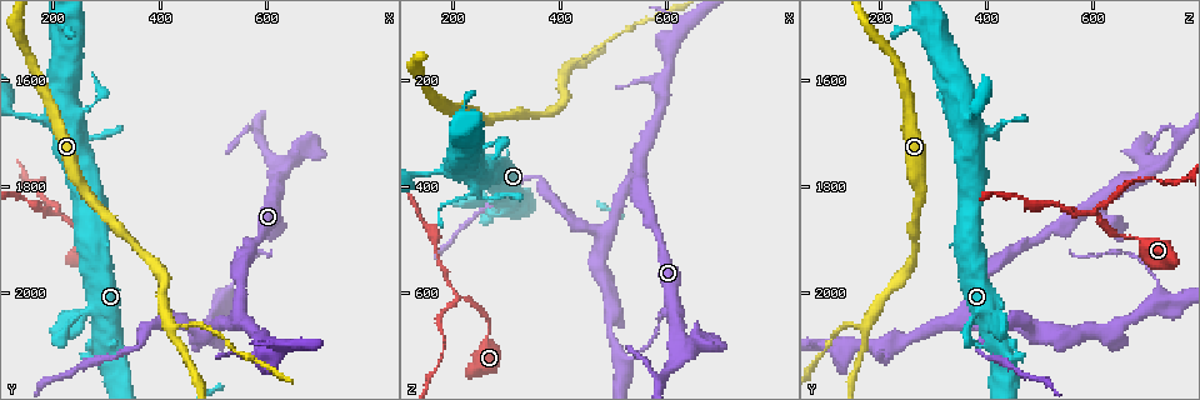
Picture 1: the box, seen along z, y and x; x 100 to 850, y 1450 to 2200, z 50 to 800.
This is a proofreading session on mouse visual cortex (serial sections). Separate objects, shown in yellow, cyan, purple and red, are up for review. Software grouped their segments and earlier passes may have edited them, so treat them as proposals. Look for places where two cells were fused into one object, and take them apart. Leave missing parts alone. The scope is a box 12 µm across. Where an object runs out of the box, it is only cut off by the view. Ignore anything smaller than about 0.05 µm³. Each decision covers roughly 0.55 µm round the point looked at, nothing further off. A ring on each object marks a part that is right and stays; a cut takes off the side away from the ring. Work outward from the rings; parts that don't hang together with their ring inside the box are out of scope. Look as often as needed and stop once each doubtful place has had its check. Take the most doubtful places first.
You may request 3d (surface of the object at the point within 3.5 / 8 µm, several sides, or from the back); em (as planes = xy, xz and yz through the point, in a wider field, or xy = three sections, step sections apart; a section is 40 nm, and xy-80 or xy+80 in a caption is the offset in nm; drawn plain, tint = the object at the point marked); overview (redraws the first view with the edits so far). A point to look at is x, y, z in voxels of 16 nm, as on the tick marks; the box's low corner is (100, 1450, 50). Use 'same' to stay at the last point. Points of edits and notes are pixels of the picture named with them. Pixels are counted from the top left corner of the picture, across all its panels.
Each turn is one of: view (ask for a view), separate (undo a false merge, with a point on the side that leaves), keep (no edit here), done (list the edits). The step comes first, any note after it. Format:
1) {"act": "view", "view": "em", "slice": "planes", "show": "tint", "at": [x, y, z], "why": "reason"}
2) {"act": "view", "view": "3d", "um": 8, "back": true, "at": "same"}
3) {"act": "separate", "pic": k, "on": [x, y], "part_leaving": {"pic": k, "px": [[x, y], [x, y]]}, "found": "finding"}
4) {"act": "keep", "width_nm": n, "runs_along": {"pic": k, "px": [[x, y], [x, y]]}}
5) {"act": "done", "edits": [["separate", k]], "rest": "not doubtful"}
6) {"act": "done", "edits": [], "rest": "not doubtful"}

{"act": "view", "view": "3d", "um": 8, "at": [360, 2105, 380], "why": "abrupt turn"}

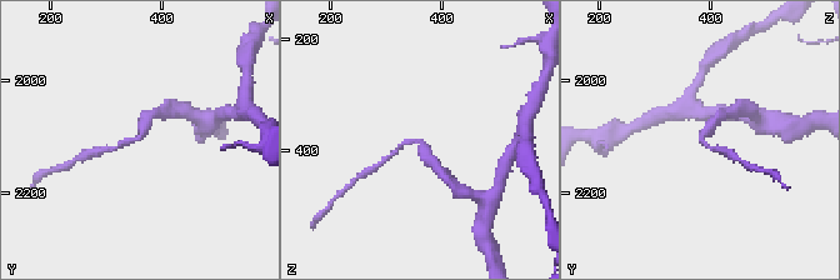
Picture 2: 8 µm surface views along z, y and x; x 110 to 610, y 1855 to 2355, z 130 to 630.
{"act": "view", "view": "em", "slice": "xy", "step": 3, "show": "tint", "at": [355, 2100, 380], "arm_widths_nm": [150, 350]}

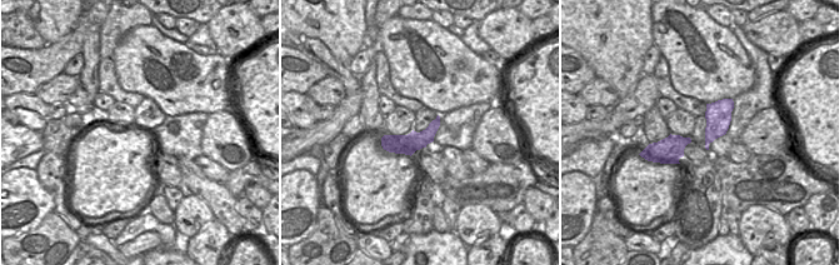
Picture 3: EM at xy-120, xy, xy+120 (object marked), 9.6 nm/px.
{"act": "keep", "runs_along": {"pic": 2, "px": [[153, 115], [141, 136], [109, 148]]}, "found": "continuous, no second cell"}

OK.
{"act": "view", "view": "3d", "um": 3.5, "back": true, "at": [420, 2060, 175], "why": "small branch off a trunk"}

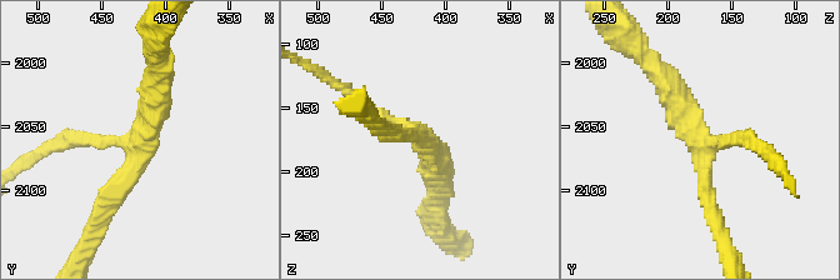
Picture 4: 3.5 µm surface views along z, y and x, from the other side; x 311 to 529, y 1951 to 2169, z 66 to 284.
{"act": "view", "view": "em", "slice": "planes", "show": "tint", "at": [422, 2064, 170], "arms": 3, "arm_widths_nm": [150, 250, 350]}

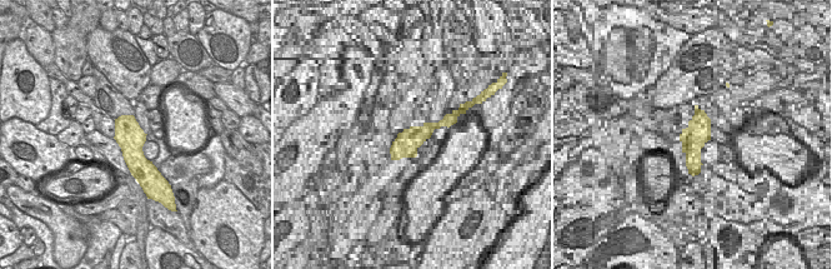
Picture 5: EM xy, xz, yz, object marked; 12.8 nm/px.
{"act": "keep", "runs_along": {"pic": 4, "px": [[159, 75], [136, 163], [101, 216]]}, "found": "all the same cell"}

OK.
{"act": "view", "view": "3d", "um": 3.5, "at": [210, 1850, 605], "why": "arms part here"}

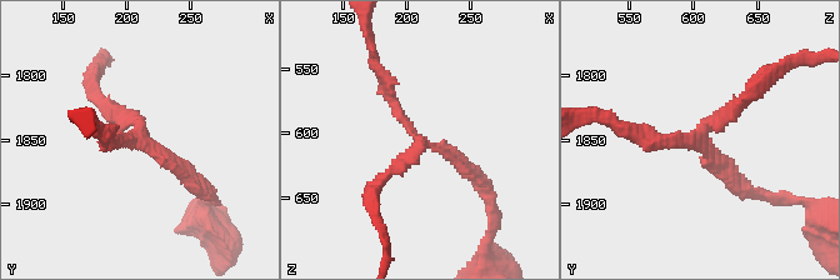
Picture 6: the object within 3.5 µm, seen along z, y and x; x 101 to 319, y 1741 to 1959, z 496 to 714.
{"act": "view", "view": "em", "slice": "xy", "step": 3, "show": "plain", "at": [214, 1852, 606], "arms": 3, "arm_widths_nm": [150, 150, 200], "why": "now the EM"}

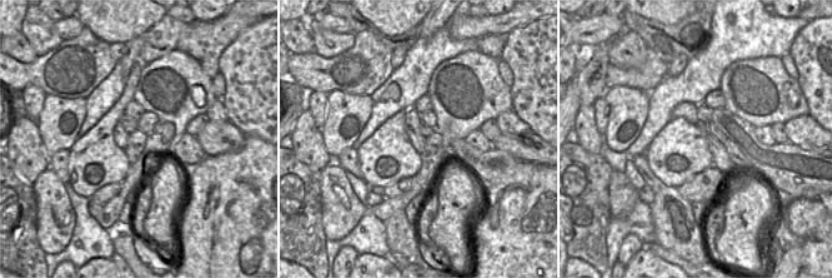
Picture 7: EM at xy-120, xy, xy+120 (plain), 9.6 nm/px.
{"act": "view", "view": "em", "slice": "xy", "step": 3, "show": "tint", "at": "same", "why": "with the object marked"}

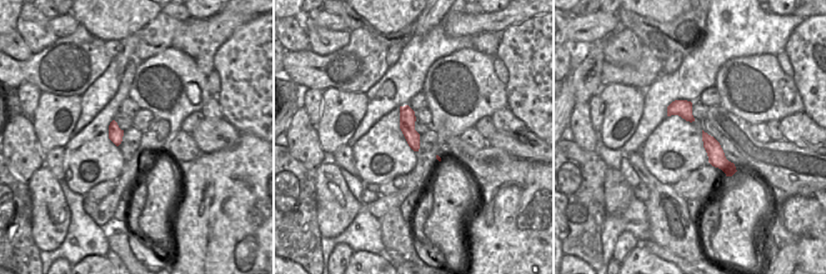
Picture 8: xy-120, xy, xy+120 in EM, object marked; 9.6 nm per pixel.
{"act": "keep", "found": "continuous, no second cell"}

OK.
{"act": "done", "edits": [], "rest": "not doubtful"}

